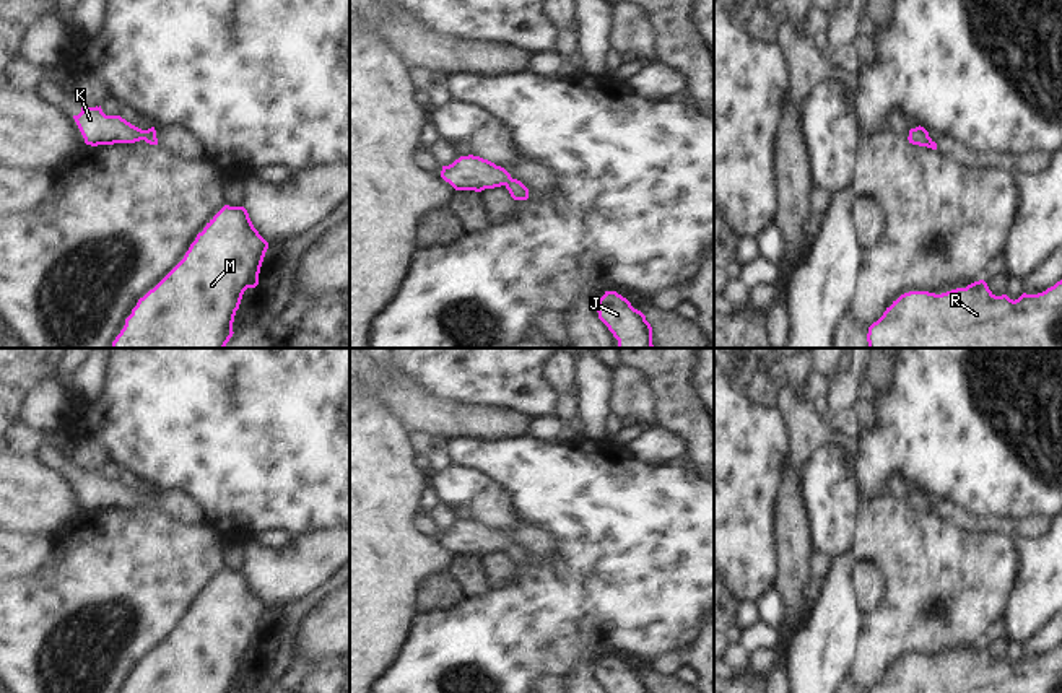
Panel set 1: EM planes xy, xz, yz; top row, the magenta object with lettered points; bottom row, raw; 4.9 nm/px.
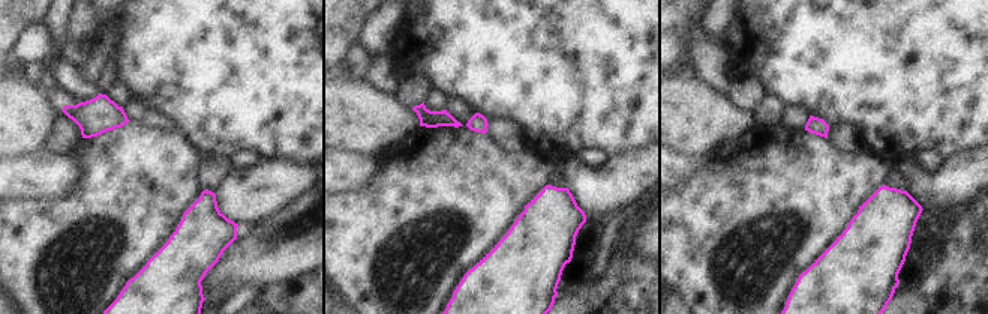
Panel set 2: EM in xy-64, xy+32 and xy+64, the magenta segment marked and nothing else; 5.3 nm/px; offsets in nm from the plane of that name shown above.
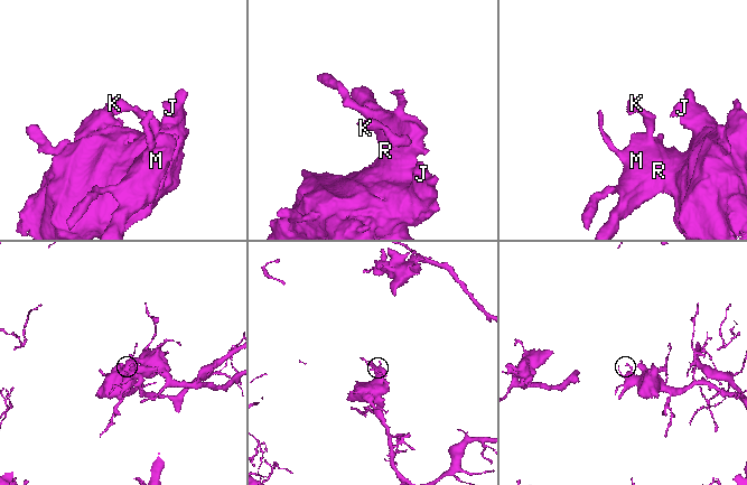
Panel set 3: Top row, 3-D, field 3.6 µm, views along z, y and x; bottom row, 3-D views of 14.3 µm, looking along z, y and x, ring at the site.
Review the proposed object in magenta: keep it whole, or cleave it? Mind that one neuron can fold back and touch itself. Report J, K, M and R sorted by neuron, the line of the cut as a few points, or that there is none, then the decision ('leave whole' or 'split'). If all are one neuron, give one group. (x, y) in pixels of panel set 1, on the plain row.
J K M R; no cut; leave whole

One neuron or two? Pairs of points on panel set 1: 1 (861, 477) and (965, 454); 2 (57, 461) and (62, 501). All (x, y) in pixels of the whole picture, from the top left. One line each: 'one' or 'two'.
1: one
2: two

